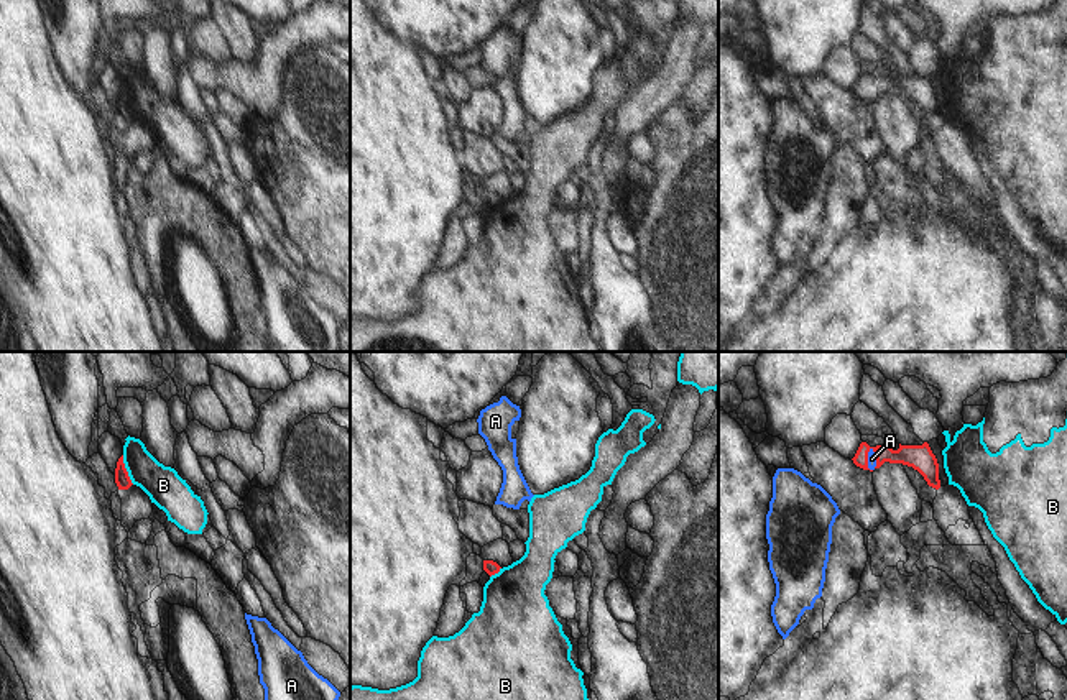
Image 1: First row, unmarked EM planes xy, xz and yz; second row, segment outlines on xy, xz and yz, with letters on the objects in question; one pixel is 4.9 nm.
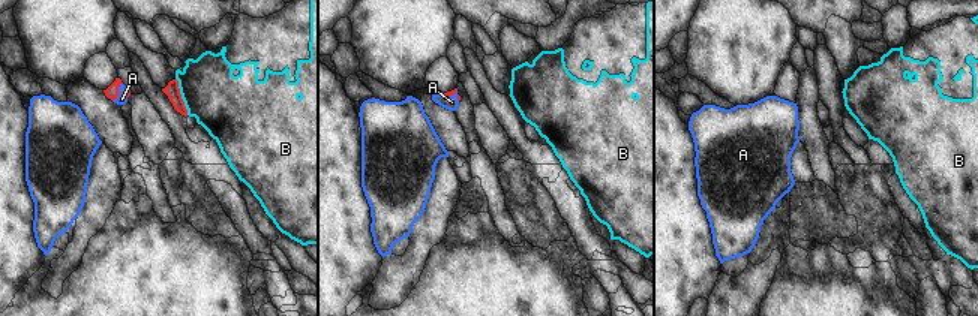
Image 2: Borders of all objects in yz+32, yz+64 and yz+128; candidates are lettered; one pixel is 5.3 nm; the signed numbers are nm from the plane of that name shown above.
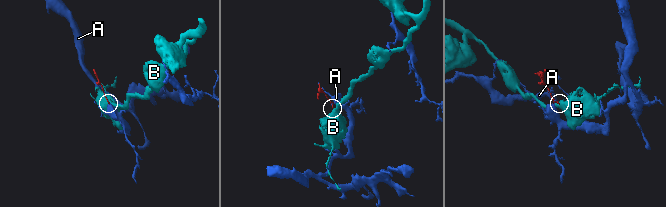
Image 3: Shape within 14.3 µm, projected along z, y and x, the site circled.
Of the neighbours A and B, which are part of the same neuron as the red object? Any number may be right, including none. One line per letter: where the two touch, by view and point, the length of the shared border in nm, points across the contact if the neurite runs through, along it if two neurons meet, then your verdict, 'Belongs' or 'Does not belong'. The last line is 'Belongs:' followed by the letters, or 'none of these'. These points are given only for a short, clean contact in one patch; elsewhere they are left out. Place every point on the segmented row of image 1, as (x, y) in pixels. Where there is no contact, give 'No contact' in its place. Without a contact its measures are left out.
A: Touches red at yz (867, 459). Shared border 120 nm. Path across: yz (918, 457), (870, 451), (867, 459), (872, 459). Belongs
B: Touches red at xy (125, 470). Shared border 160 nm. Boundary: xy (122, 455), (127, 475), (133, 483). Does not belong
Belongs: A

